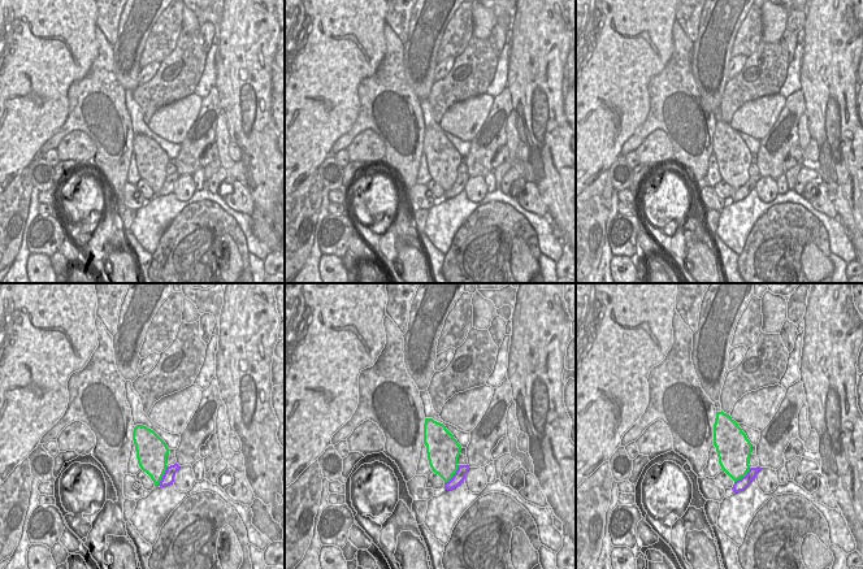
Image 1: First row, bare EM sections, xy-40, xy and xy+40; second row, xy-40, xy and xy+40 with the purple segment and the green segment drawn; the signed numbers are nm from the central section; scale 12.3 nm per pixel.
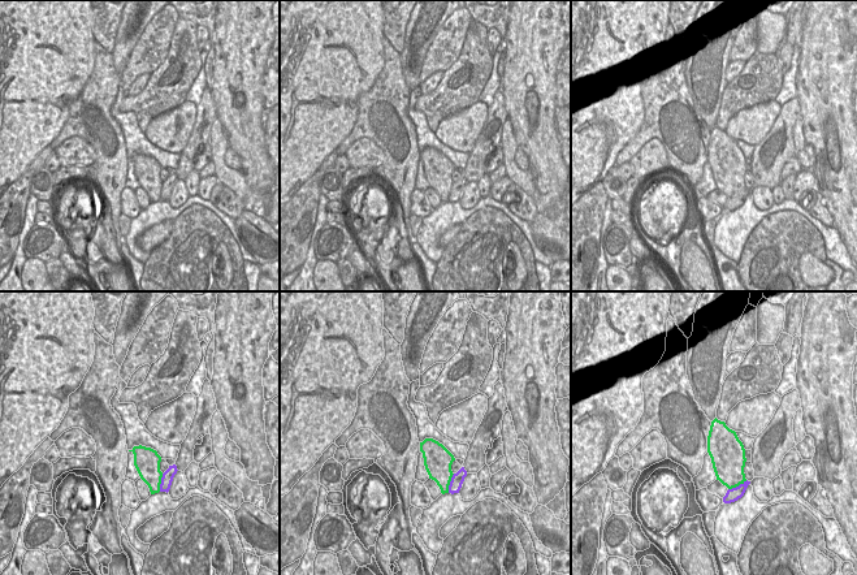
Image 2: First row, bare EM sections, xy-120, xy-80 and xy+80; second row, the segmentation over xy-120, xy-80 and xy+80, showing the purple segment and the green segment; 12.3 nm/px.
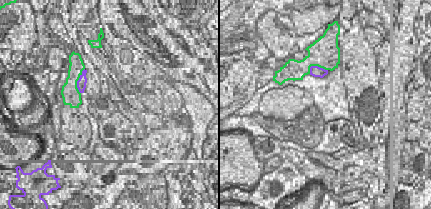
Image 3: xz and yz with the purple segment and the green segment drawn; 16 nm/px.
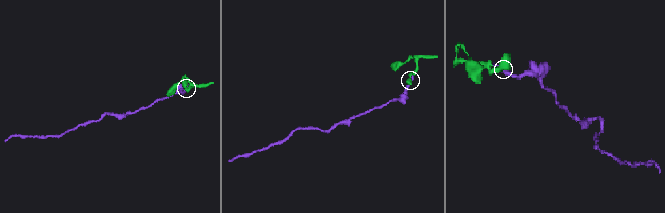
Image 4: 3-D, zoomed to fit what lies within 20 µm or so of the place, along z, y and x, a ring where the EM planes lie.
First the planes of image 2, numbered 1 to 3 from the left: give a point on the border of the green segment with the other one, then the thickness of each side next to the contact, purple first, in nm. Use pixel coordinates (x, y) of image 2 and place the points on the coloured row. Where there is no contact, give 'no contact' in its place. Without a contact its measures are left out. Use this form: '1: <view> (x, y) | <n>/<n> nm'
1: xy-120 (161, 483) | 140/280 nm
2: xy-80 (450, 483) | 160/320 nm
3: xy+80 (739, 485) | 160/360 nm

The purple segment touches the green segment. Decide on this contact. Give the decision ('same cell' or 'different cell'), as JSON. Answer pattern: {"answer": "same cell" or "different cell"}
{"answer": "same cell"}

